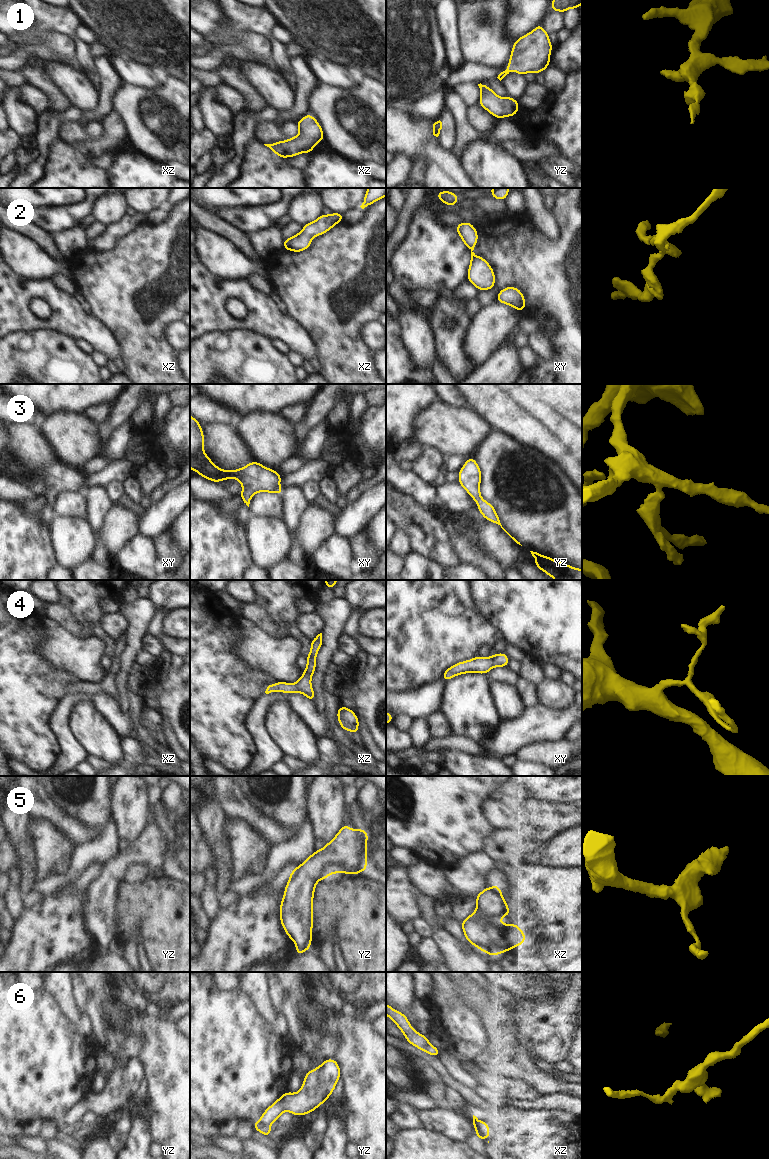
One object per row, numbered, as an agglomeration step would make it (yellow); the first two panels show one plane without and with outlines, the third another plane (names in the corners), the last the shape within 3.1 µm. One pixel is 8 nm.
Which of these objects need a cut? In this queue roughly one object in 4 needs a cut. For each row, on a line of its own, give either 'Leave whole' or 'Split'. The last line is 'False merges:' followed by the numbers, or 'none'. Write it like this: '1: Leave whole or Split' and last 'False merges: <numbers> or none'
1: Leave whole
2: Leave whole
3: Leave whole
4: Leave whole
5: Leave whole
6: Split
False merges: 6

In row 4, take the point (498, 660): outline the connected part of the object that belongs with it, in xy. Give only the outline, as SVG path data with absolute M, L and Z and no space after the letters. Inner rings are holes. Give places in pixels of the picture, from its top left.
M504 653L493 654L491 657L476 656L471 660L456 663L449 667L442 675L444 682L454 676L465 673L487 674L493 667L508 667L509 657Z

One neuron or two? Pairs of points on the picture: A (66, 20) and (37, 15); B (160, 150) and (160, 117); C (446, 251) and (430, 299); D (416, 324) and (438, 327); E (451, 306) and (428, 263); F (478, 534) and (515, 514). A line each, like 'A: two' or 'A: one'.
A: one
B: one
C: two
D: two
E: two
F: two

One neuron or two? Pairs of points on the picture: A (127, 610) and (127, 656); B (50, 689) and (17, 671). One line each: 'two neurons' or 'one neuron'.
A: one neuron
B: one neuron

